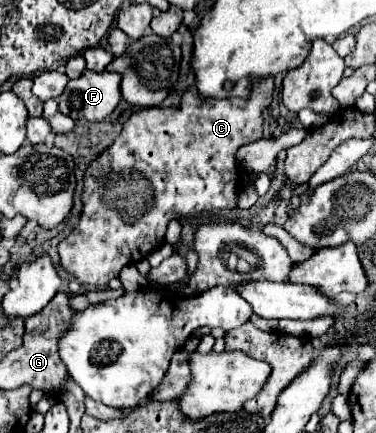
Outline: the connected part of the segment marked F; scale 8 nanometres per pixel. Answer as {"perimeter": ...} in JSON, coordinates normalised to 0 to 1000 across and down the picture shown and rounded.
{"perimeter":[[[237,164],[189,182],[173,210],[152,224],[157,252],[189,275],[231,275],[242,284],[279,275],[322,233],[322,173],[301,164]]]}

